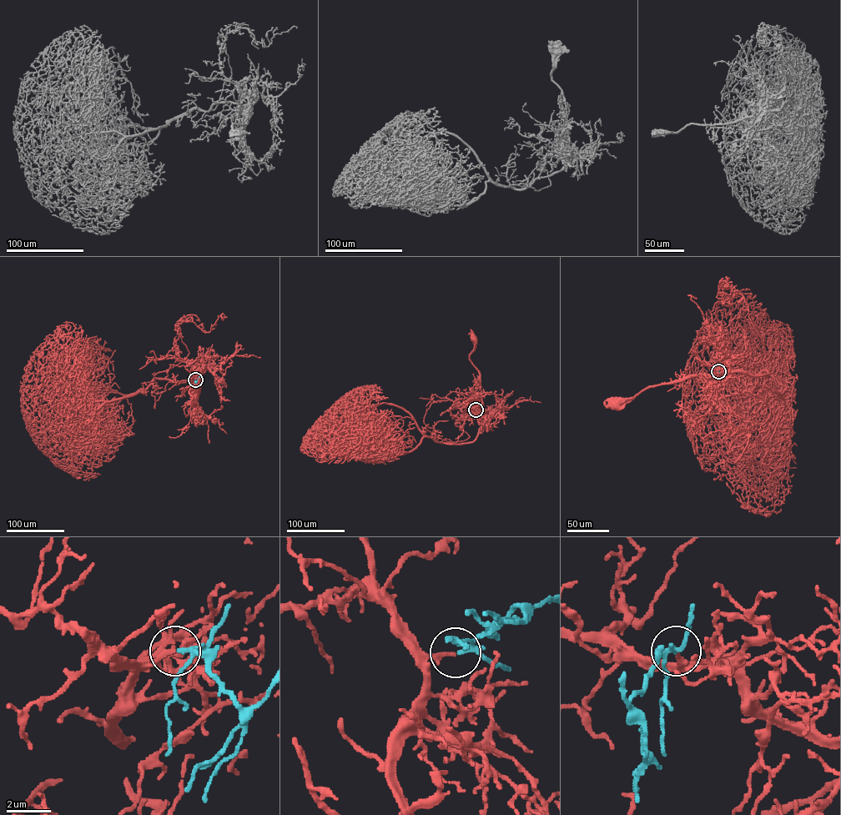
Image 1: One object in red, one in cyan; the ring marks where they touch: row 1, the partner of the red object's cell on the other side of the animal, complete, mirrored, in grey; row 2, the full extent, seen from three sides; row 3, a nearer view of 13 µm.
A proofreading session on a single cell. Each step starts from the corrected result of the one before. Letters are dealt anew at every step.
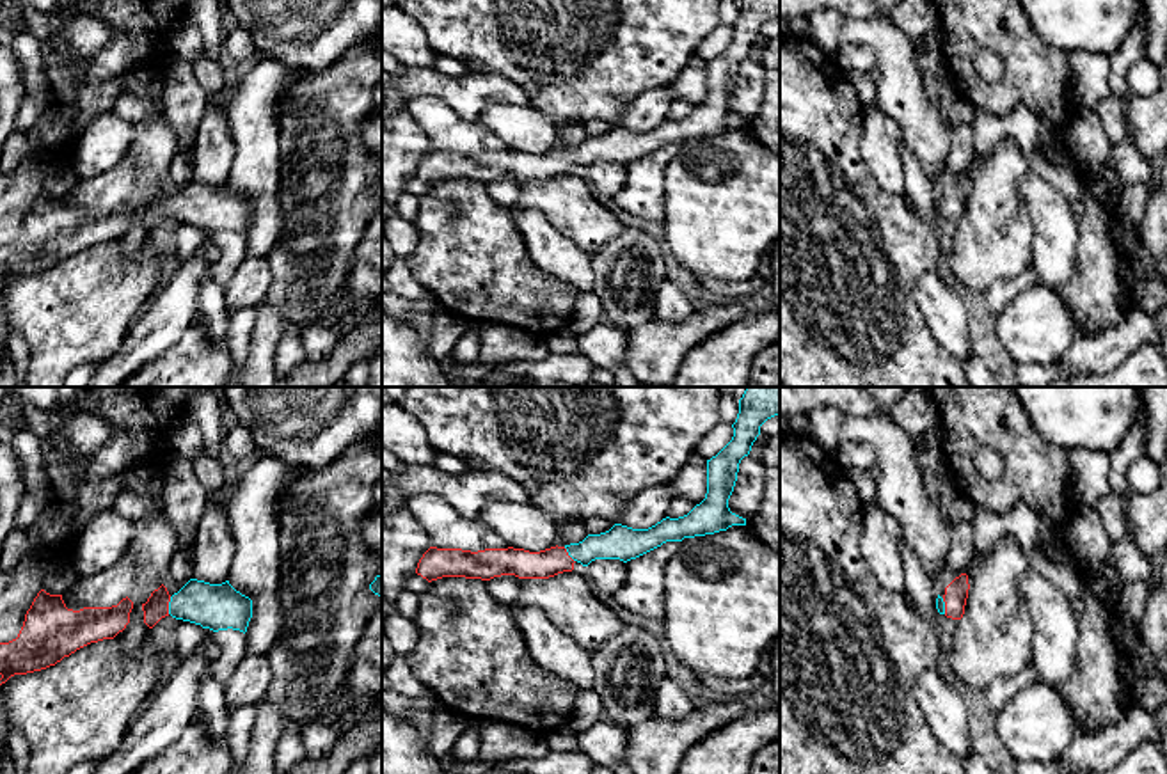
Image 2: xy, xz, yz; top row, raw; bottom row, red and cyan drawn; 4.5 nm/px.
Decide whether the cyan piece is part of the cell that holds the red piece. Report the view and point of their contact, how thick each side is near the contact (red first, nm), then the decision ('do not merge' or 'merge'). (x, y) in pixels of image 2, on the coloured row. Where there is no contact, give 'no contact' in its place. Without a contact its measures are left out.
meets red in xy at (167, 606); 110 nm thick on the red side, 200 nm on the other; merge

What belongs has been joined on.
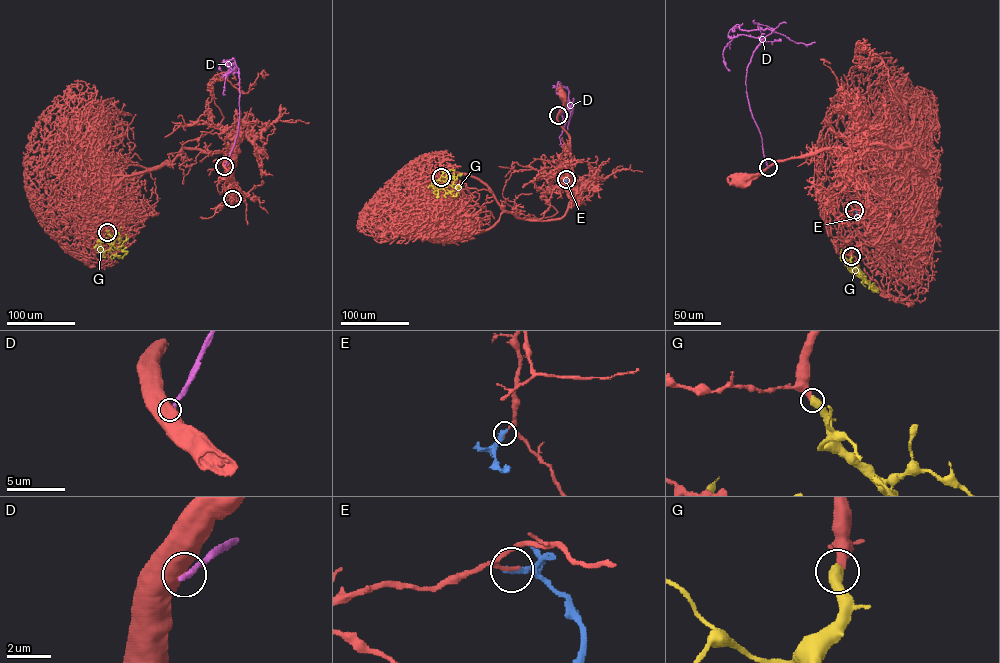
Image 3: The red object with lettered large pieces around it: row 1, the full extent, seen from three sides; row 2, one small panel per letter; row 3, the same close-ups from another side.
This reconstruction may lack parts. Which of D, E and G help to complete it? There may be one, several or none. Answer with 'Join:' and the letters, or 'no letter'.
Join: G

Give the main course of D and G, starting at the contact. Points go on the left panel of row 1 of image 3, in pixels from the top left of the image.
D: (224, 166), (237, 134), (240, 92), (235, 66), (227, 61), (220, 65), (221, 70)
G: (107, 232), (112, 237), (112, 246), (104, 253), (99, 253), (97, 244), (94, 247), (100, 239)

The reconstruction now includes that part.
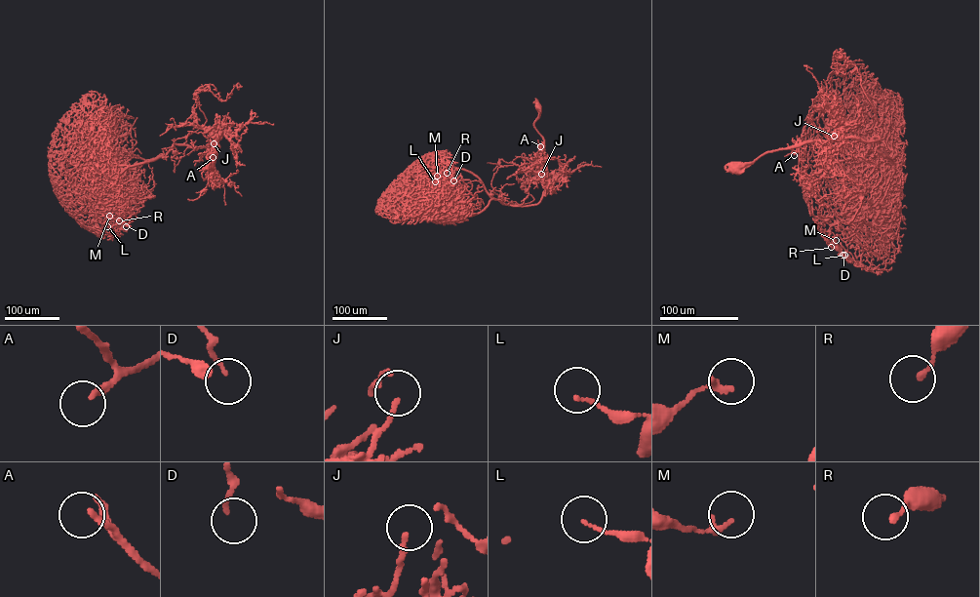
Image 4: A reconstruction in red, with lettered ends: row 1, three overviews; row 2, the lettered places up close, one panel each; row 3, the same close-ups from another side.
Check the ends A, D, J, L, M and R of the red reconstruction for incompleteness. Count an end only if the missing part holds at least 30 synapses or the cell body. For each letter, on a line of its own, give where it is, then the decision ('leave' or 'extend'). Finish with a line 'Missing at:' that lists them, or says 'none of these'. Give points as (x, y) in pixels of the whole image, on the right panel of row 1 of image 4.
A: at (794, 155); extend
D: at (842, 255); leave
J: at (834, 136); leave
L: at (844, 255); leave
M: at (836, 240); leave
R: at (831, 247); leave
Missing at: A

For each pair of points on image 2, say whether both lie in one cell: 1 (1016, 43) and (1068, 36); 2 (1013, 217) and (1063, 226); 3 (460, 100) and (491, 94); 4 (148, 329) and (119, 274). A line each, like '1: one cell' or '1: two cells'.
1: two cells
2: two cells
3: one cell
4: two cells

